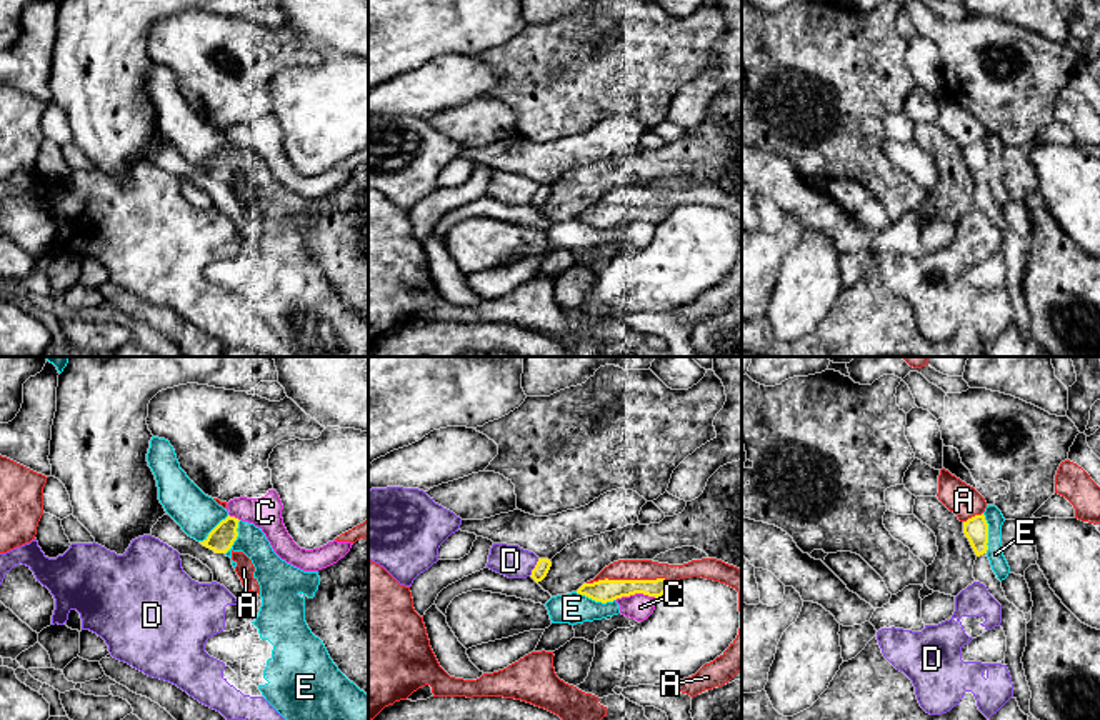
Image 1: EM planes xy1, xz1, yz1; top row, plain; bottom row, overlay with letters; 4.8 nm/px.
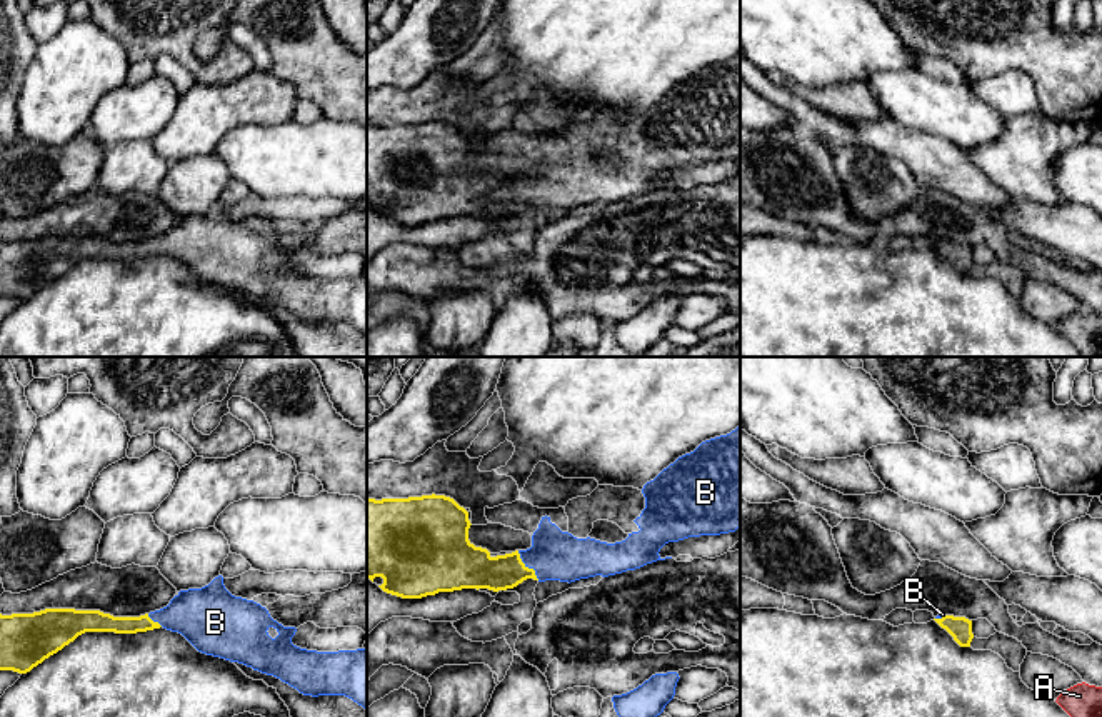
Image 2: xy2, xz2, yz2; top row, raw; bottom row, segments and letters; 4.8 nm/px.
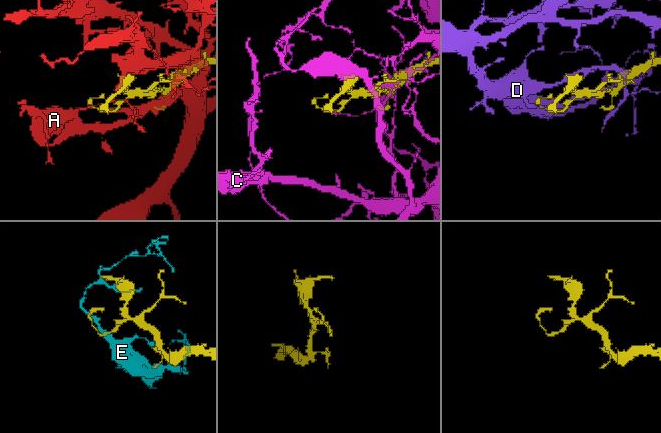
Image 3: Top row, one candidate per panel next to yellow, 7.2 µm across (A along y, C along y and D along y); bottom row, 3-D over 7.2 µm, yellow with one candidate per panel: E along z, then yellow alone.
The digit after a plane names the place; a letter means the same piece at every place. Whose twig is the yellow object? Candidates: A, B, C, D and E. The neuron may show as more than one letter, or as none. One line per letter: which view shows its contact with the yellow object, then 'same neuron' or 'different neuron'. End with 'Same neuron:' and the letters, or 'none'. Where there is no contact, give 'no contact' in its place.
A: xz1 | different neuron
B: xz2 | same neuron
C: xz1 | different neuron
D: xz1 | different neuron
E: yz1 | different neuron
Same neuron: B

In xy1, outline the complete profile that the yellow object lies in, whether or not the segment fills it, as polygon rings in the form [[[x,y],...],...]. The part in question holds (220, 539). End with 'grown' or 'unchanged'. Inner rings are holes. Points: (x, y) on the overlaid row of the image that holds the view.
[[[228,515],[200,543],[215,553],[227,553],[238,537],[238,522],[238,518]]]; unchanged

